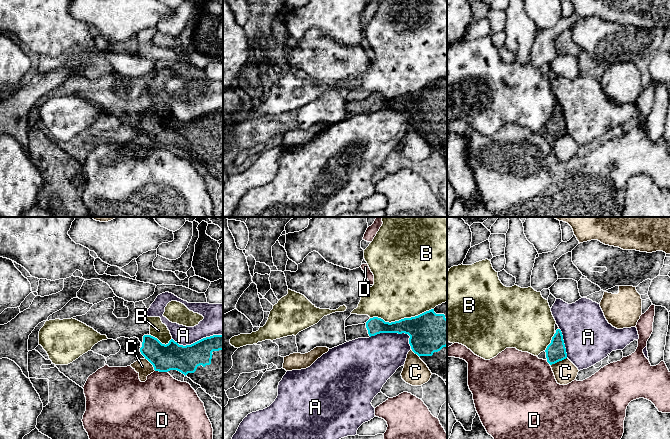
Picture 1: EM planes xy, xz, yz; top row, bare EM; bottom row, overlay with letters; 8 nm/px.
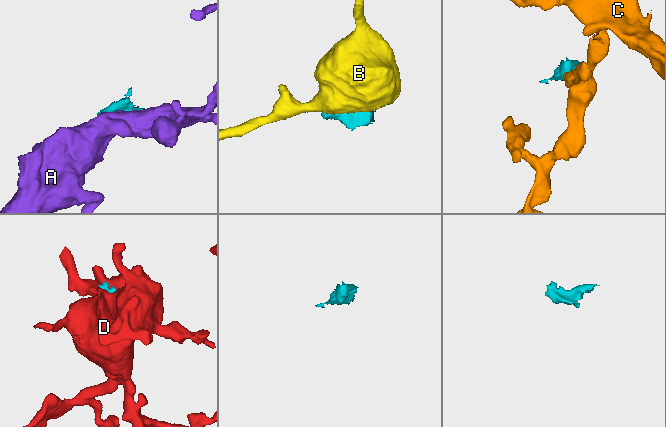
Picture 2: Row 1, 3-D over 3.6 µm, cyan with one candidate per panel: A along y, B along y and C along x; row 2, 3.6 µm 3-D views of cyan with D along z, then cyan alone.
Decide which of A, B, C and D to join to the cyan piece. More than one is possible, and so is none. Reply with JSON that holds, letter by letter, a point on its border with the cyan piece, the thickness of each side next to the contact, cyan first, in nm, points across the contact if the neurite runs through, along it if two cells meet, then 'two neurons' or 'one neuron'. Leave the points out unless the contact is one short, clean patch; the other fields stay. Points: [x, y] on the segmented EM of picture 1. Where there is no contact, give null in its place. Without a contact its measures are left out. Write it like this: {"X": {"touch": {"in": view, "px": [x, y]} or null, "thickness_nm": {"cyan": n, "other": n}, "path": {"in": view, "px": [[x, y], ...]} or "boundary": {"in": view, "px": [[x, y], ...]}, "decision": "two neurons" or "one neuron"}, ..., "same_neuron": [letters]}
{"A": {"touch": {"in": "xz", "px": [396, 332]}, "thickness_nm": {"cyan": 300, "other": 360}, "decision": "two neurons"}, "B": {"touch": {"in": "xz", "px": [401, 319]}, "thickness_nm": {"cyan": 320, "other": 480}, "decision": "two neurons"}, "C": {"touch": {"in": "yz", "px": [558, 361]}, "thickness_nm": {"cyan": 160, "other": 180}, "decision": "two neurons"}, "D": {"touch": {"in": "xy", "px": [161, 371]}, "thickness_nm": {"cyan": 220, "other": 440}, "decision": "two neurons"}, "same_neuron": []}

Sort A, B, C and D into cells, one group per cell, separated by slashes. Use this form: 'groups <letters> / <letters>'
groups A / B / C / D

